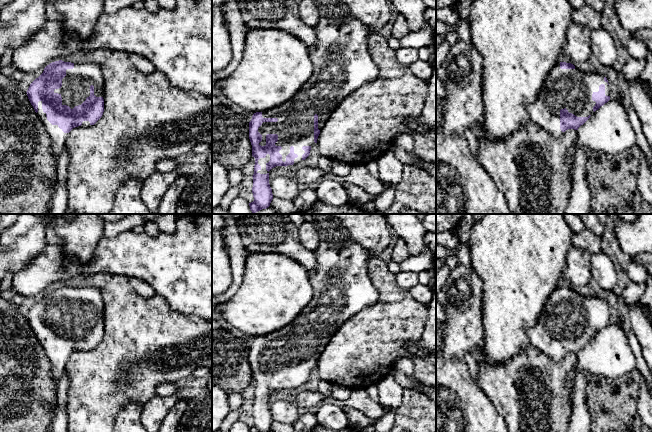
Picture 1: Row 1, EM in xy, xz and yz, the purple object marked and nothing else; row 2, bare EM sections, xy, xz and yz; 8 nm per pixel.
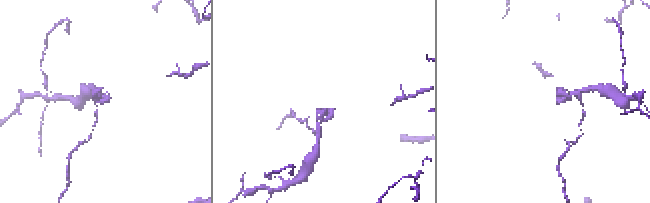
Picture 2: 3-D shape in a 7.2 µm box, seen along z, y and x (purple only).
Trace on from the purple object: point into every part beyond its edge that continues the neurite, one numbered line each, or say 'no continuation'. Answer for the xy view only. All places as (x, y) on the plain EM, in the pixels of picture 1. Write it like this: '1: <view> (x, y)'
1: xy (75, 312)

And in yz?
1: yz (572, 313)

